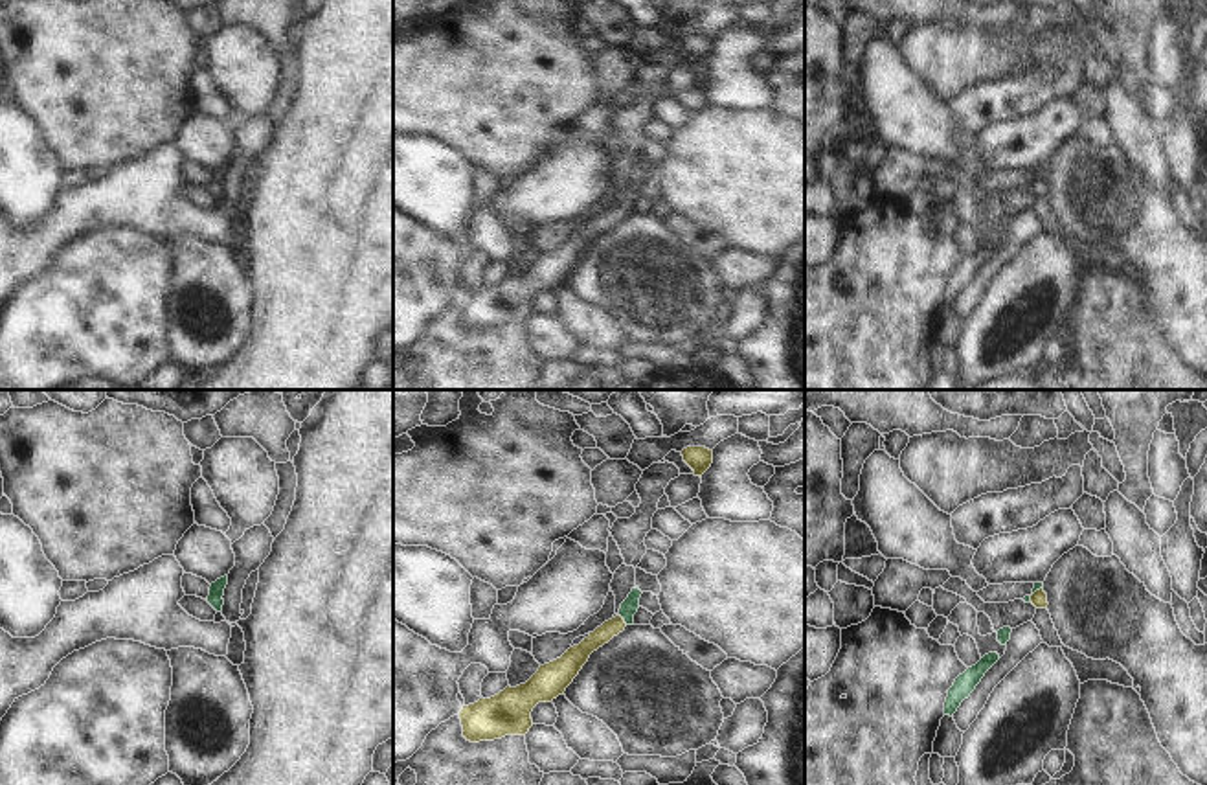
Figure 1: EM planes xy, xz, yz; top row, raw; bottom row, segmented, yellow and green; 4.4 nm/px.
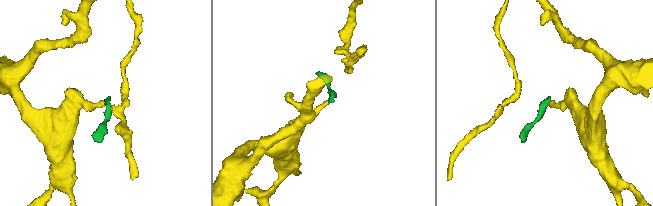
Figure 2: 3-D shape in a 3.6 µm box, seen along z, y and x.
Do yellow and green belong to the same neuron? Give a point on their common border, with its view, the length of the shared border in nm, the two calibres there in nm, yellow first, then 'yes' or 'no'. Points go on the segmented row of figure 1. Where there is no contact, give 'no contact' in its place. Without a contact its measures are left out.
xz (621, 618) | 70 nm | 90/80 nm | yes

